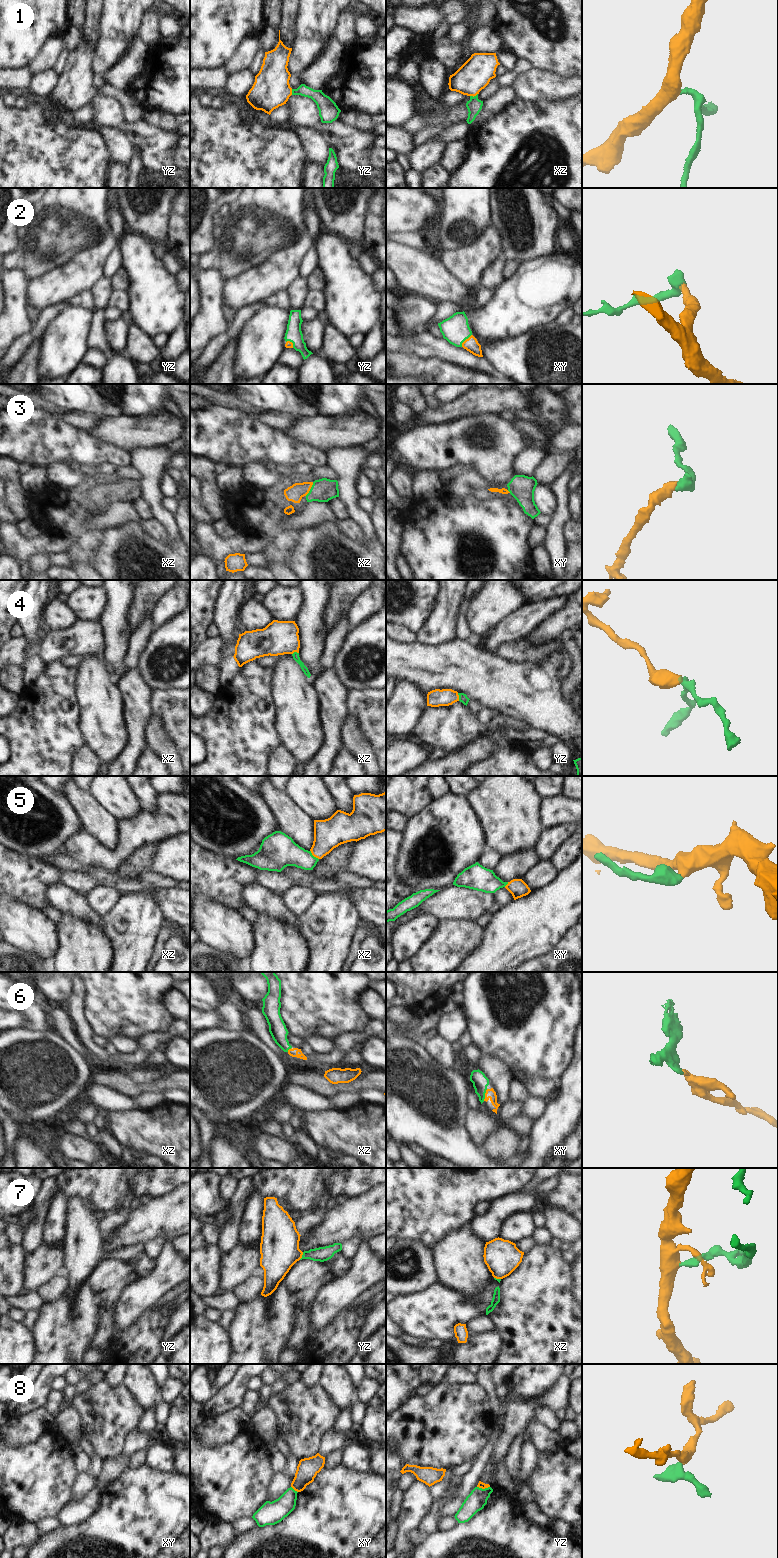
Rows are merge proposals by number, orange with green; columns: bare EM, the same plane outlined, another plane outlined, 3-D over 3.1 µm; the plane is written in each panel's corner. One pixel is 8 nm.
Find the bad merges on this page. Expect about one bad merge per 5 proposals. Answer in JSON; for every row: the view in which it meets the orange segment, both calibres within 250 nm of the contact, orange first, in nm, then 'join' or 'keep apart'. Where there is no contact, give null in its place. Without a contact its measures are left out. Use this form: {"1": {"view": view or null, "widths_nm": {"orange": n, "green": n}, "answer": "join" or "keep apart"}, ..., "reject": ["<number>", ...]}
{"1": {"view": "xz", "widths_nm": {"orange": 260, "green": 120}, "answer": "join"}, "2": {"view": "xy", "widths_nm": {"orange": 120, "green": 220}, "answer": "join"}, "3": {"view": "xz", "widths_nm": {"orange": 140, "green": 190}, "answer": "join"}, "4": {"view": "yz", "widths_nm": {"orange": 140, "green": 70}, "answer": "join"}, "5": {"view": "xz", "widths_nm": {"orange": 240, "green": 240}, "answer": "join"}, "6": {"view": "xy", "widths_nm": {"orange": 80, "green": 130}, "answer": "join"}, "7": {"view": "yz", "widths_nm": {"orange": 320, "green": 120}, "answer": "join"}, "8": {"view": "yz", "widths_nm": {"orange": 50, "green": 160}, "answer": "keep apart"}, "reject": ["8"]}

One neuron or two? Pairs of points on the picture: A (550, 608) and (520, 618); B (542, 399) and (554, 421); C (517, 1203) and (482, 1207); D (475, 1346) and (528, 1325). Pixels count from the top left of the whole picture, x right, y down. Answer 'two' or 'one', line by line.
A: one
B: one
C: two
D: two

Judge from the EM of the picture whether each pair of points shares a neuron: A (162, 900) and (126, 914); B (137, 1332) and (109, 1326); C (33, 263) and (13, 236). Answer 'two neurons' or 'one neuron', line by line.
A: two neurons
B: one neuron
C: two neurons

